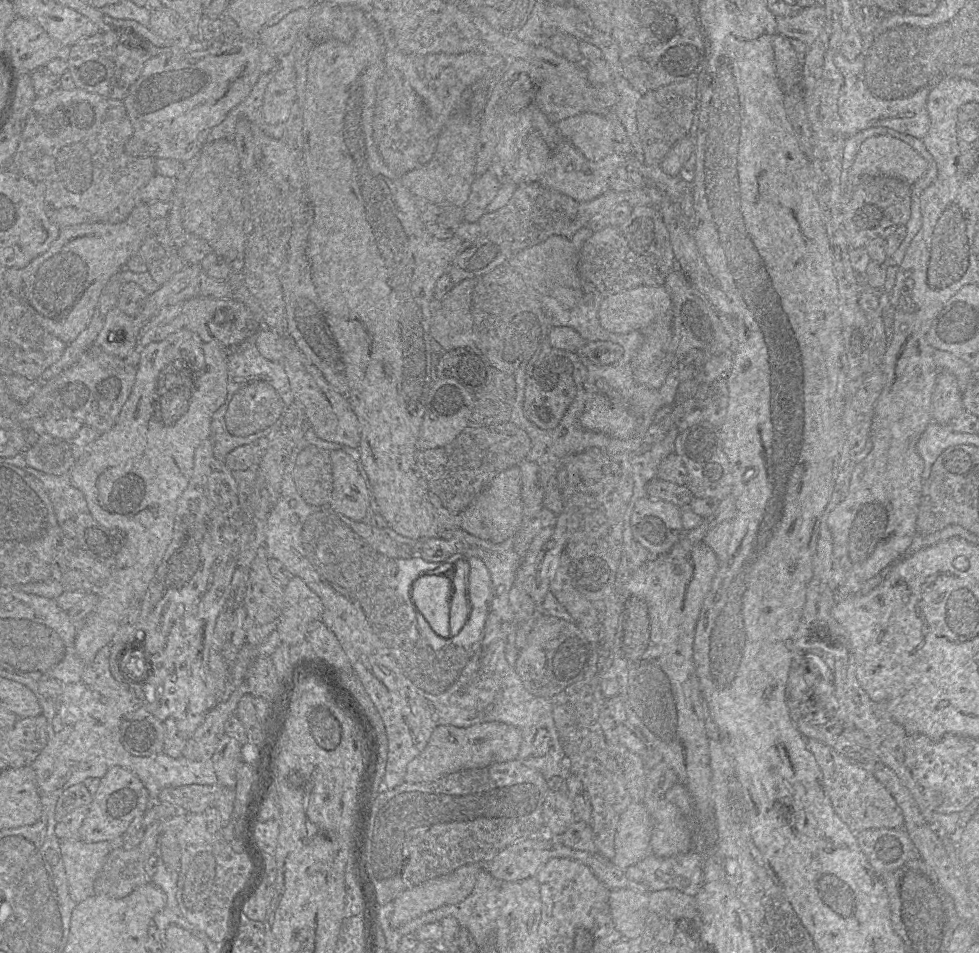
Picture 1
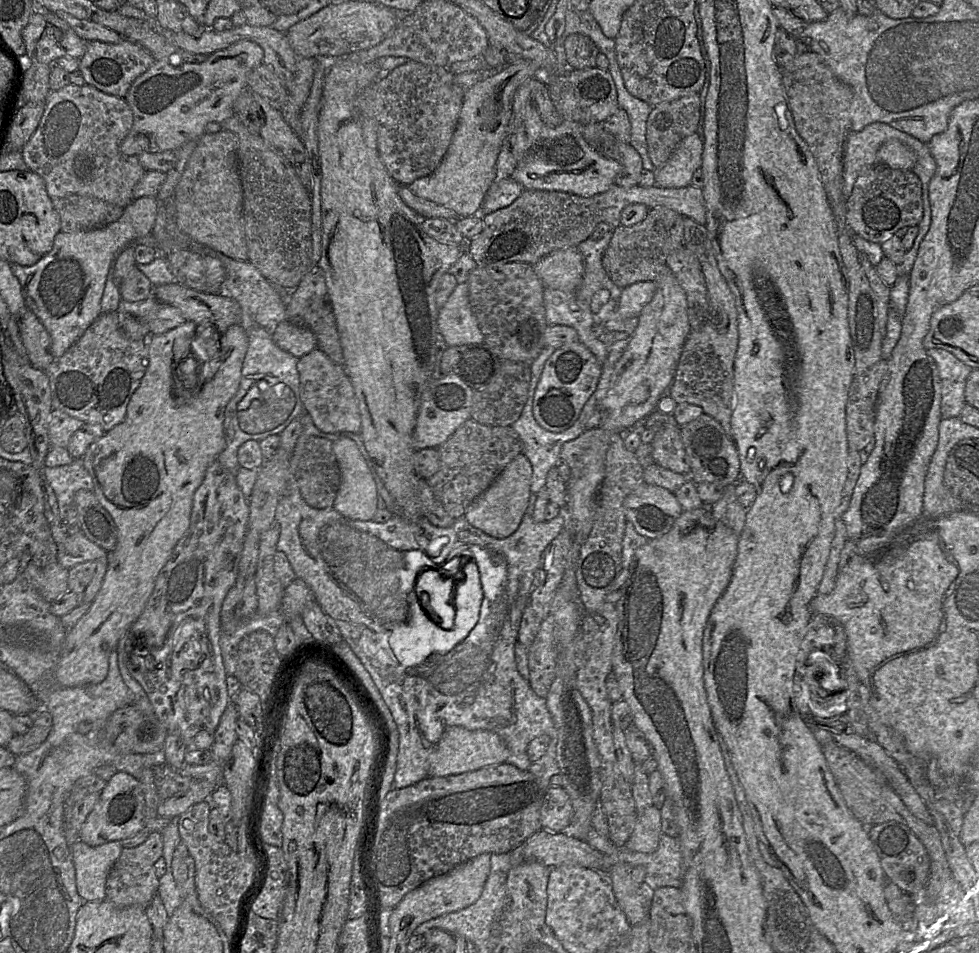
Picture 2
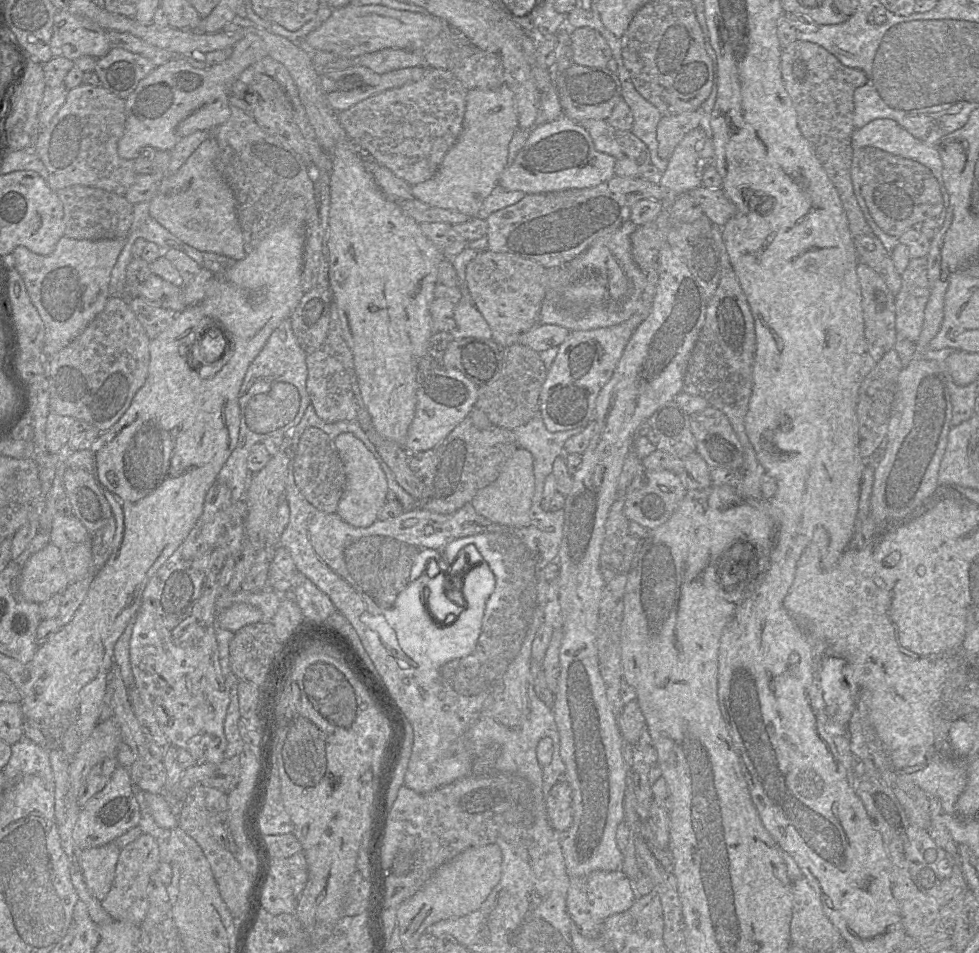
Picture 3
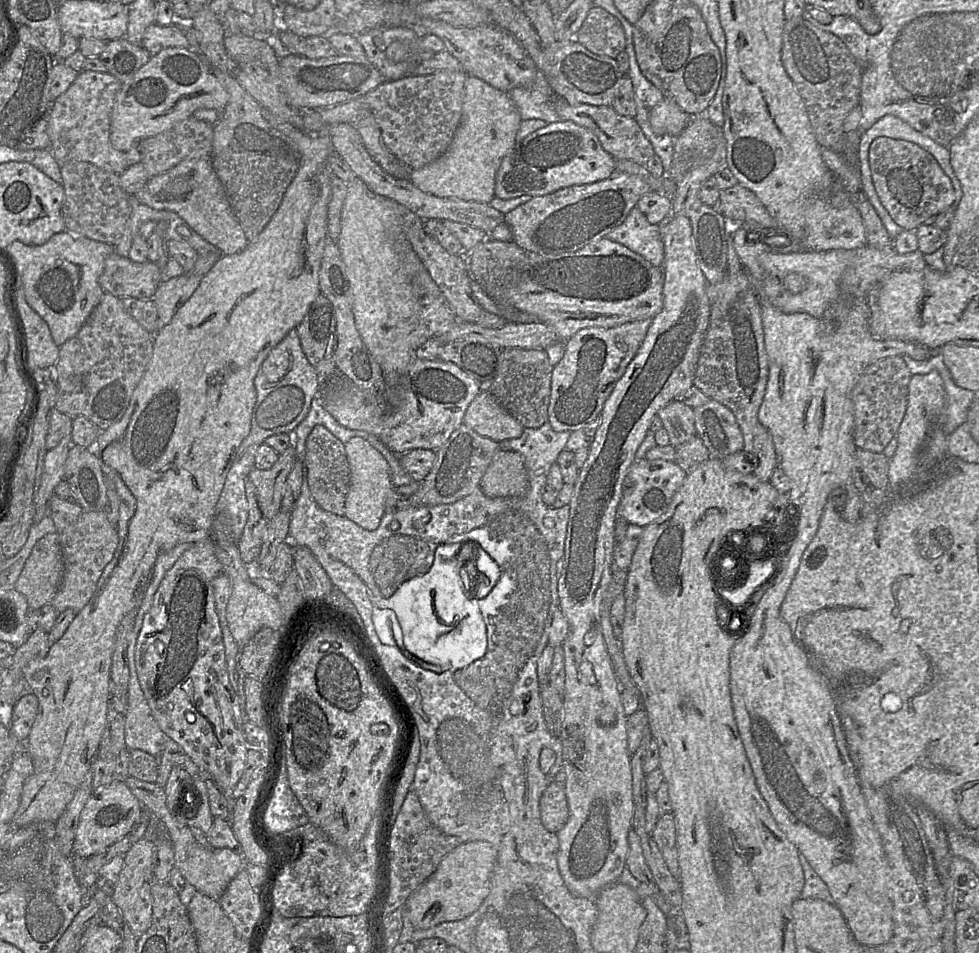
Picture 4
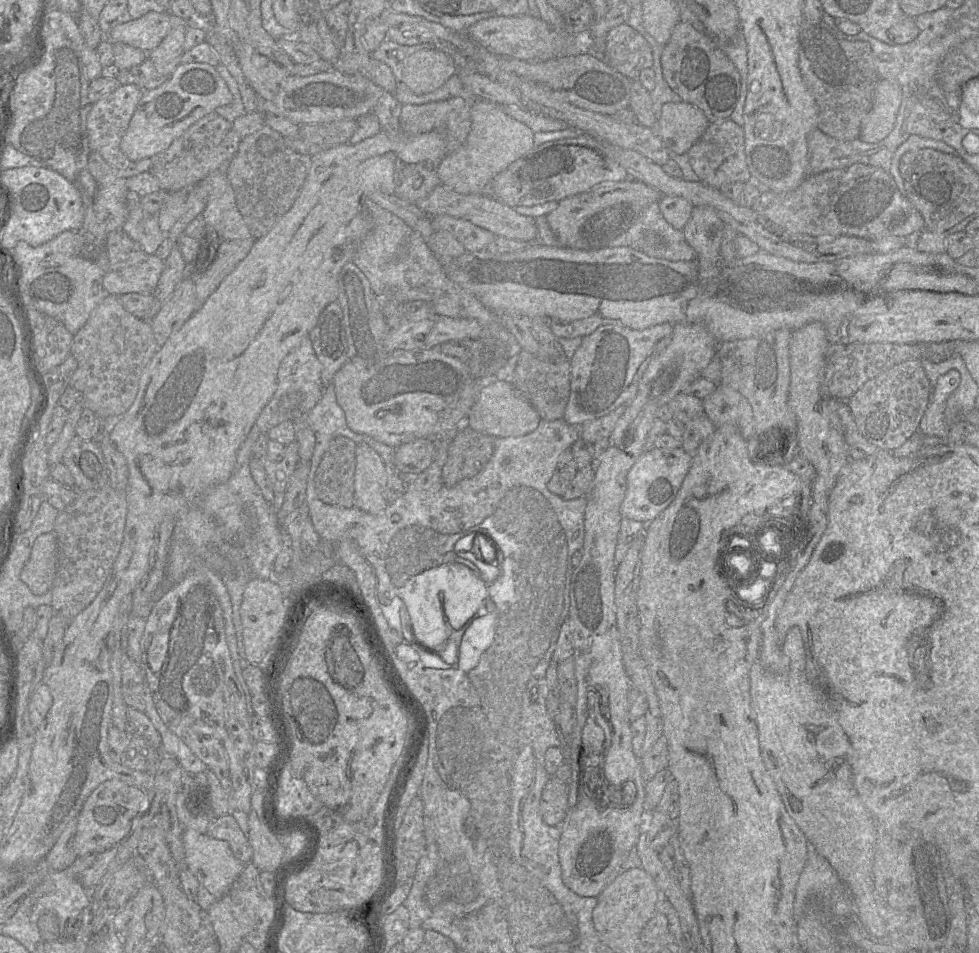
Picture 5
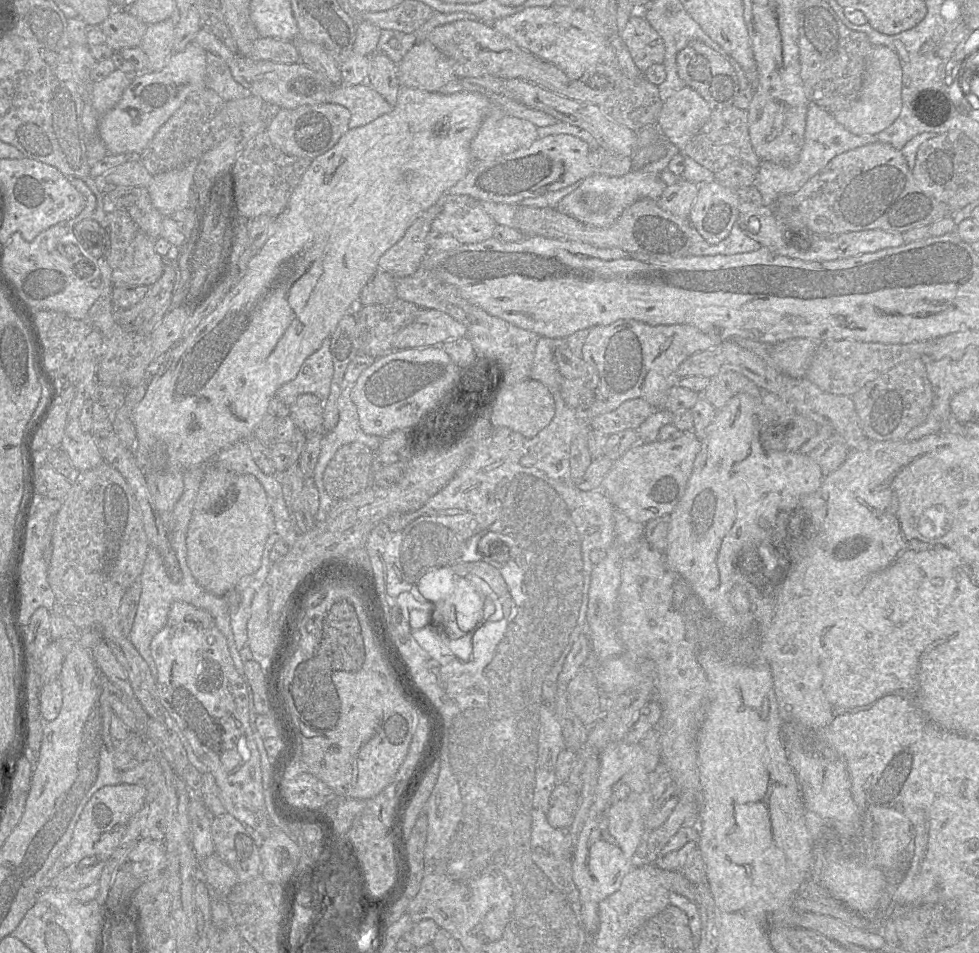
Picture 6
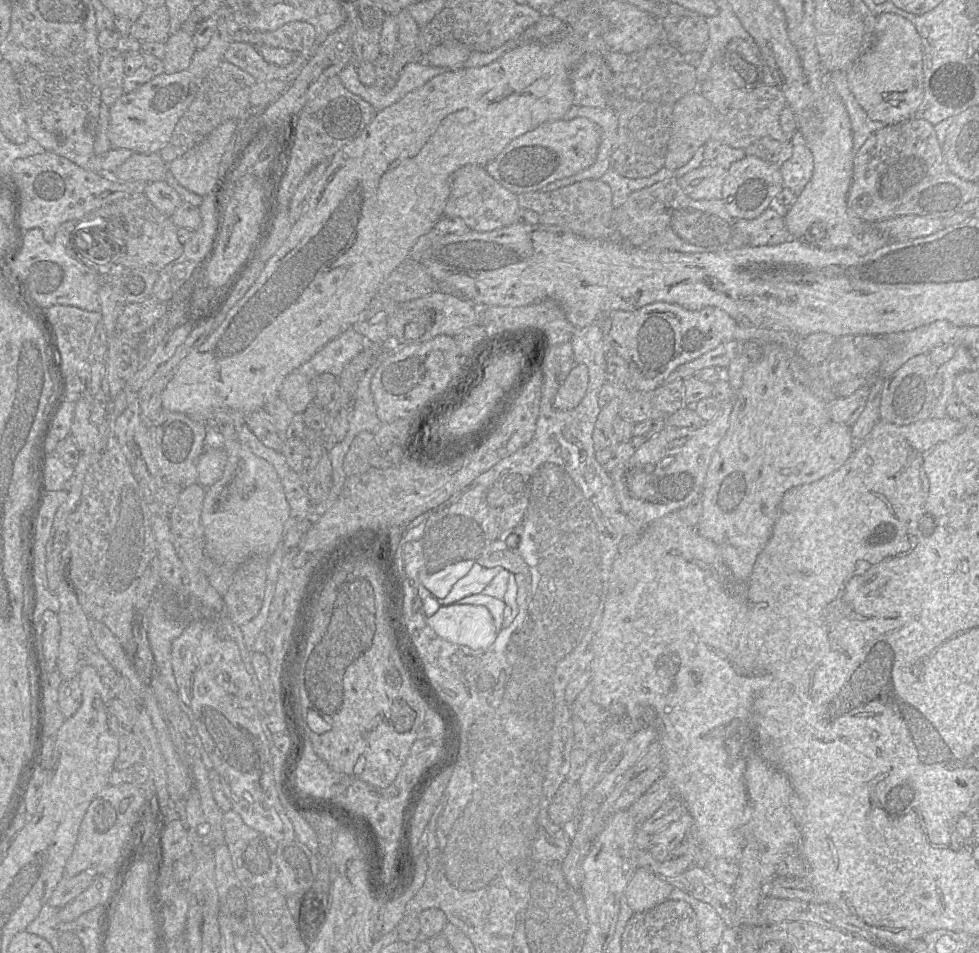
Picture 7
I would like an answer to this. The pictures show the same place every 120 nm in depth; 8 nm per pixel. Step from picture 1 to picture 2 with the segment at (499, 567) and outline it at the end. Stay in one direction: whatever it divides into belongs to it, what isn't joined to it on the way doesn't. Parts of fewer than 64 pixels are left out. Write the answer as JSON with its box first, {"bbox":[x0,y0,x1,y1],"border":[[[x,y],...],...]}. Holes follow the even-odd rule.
{"bbox":[456,503,565,617],"border":[[[535,503],[528,504],[525,515],[518,529],[510,536],[498,539],[487,535],[479,529],[464,529],[456,539],[458,546],[478,545],[489,551],[502,554],[507,562],[508,579],[506,590],[509,600],[515,600],[510,608],[510,614],[521,617],[528,605],[528,594],[531,591],[535,573],[540,566],[543,552],[558,534],[565,528],[565,517],[559,517],[550,521],[535,522],[532,518]]]}

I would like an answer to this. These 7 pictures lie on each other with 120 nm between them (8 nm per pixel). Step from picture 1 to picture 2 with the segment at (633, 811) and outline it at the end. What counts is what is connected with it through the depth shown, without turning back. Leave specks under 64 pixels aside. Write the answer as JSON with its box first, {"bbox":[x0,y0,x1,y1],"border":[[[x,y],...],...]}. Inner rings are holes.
{"bbox":[625,806,661,854],"border":[[[650,806],[640,813],[638,821],[625,844],[625,849],[644,854],[653,853],[659,844],[661,814],[657,807]]]}

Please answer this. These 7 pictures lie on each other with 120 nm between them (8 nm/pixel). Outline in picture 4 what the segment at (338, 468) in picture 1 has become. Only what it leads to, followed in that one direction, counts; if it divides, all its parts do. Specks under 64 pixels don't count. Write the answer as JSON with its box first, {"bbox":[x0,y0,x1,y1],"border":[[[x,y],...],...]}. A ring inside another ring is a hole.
{"bbox":[344,437,394,530],"border":[[[352,437],[344,445],[350,466],[350,483],[344,516],[365,530],[375,530],[385,513],[387,495],[394,488],[389,465],[383,455],[362,437]]]}

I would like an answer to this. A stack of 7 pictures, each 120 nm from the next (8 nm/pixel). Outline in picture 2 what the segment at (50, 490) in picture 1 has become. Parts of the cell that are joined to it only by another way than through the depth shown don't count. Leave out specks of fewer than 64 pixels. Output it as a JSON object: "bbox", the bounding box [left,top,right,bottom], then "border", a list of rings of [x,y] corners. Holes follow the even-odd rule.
{"bbox":[41,458,93,509],"border":[[[82,458],[73,459],[68,465],[44,466],[41,474],[53,489],[59,509],[66,509],[73,504],[77,491],[93,491],[93,480],[85,469]]]}

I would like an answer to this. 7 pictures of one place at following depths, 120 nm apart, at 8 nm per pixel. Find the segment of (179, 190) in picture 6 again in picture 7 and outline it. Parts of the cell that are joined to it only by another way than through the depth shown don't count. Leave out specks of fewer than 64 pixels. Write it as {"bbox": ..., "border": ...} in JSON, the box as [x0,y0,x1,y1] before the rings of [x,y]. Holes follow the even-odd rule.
{"bbox":[167,119,237,197],"border":[[[237,119],[223,122],[193,148],[167,164],[167,171],[174,176],[180,186],[201,197],[214,192],[219,181],[219,166],[227,145],[237,129],[237,122]]]}

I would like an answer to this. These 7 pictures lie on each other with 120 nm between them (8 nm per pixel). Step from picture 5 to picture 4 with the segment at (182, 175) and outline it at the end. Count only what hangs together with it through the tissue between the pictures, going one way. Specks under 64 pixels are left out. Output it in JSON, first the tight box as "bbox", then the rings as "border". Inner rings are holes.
{"bbox":[140,116,214,179],"border":[[[192,116],[140,142],[140,163],[143,164],[149,179],[169,171],[183,160],[210,156],[213,131],[214,125]]]}

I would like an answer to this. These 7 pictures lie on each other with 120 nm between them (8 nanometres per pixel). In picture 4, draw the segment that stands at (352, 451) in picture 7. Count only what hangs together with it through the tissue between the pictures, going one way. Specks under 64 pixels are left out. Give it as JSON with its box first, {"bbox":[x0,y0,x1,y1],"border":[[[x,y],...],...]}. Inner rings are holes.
{"bbox":[304,425,350,516],"border":[[[316,425],[306,440],[304,468],[311,494],[324,510],[342,516],[349,491],[350,466],[345,445],[323,425]]]}

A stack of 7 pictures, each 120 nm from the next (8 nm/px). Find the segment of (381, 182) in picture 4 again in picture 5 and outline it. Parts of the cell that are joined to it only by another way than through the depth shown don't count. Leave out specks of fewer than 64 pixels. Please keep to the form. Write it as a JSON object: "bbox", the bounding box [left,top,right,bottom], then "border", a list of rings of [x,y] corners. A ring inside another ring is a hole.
{"bbox":[416,184,537,241],"border":[[[440,184],[428,196],[418,200],[416,206],[430,217],[447,214],[468,220],[493,234],[522,241],[536,241],[537,239],[537,226],[534,217],[519,214],[511,206],[486,194],[462,194]]]}

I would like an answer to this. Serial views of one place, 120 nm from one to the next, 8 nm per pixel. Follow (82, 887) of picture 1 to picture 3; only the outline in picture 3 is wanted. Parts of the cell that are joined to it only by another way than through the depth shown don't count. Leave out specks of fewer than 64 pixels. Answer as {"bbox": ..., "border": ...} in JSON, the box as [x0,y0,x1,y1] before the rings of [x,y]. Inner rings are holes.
{"bbox":[81,841,121,901],"border":[[[114,841],[82,849],[81,867],[85,883],[92,895],[103,901],[111,889],[121,849]]]}

